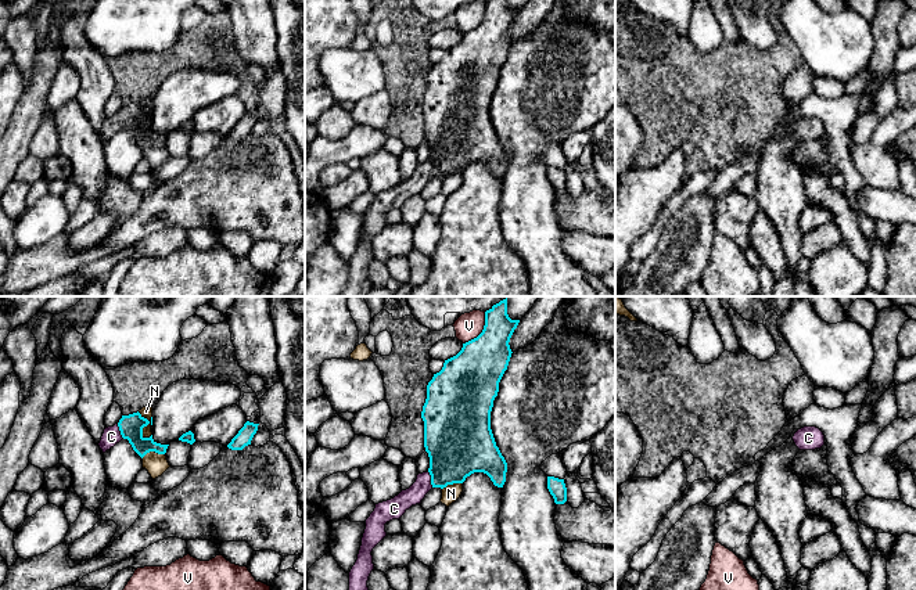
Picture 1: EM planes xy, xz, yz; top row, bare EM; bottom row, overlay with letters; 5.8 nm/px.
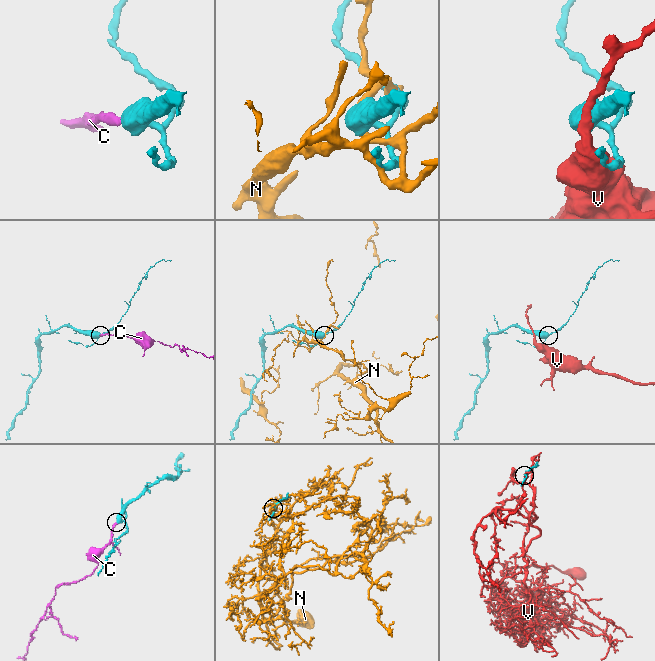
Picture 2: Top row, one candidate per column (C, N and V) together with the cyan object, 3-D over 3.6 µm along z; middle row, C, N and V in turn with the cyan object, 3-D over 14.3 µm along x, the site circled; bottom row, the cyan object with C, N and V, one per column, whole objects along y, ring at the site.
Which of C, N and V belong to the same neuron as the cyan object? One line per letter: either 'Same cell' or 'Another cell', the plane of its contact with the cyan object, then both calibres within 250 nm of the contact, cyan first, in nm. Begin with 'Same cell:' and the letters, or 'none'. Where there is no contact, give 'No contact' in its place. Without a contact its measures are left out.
Same cell: C
C: Same cell. Touches cyan in xz. Thickness 360 nm (cyan) against 110 nm
N: Another cell. Touches cyan in xy. Thickness 140 nm (cyan) against 70 nm
V: Another cell. Touches cyan in xz. Thickness 300 nm (cyan) against 160 nm

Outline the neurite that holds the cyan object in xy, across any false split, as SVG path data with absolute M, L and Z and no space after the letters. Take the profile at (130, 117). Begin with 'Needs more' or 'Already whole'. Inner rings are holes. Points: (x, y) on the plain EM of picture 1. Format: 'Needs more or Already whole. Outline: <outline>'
Needs more. Outline: M139 101L129 105L122 105L118 114L108 118L105 116L98 136L103 143L105 143L122 129L127 129L133 140L141 148L150 141L165 144L169 134L157 133L152 129L152 125L150 127L143 126L143 118L148 114L150 111L144 108Z

